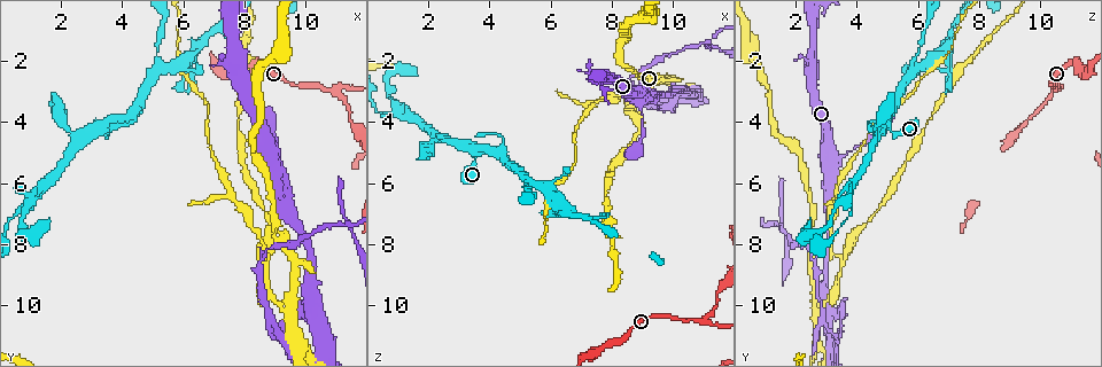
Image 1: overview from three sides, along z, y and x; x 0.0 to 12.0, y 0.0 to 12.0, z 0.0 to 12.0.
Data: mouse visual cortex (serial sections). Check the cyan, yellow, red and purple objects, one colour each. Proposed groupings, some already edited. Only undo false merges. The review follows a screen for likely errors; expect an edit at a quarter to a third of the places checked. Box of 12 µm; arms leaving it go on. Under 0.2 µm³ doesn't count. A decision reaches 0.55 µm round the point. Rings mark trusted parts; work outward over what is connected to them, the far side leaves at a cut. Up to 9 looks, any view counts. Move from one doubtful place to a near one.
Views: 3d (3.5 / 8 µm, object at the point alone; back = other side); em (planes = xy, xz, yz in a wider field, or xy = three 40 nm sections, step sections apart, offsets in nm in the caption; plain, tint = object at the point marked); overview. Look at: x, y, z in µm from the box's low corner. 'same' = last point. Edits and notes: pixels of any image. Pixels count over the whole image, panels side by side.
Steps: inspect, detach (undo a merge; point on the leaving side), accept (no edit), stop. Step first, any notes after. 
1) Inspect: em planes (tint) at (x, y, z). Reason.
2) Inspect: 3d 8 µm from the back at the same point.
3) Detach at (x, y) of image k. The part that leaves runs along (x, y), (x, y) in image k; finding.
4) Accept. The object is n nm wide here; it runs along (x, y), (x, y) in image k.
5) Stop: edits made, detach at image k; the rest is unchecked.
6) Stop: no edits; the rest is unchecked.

Inspect: 3d 3.5 µm from the back at (10.8, 2.9, 10.5). Two arms in line, one across.

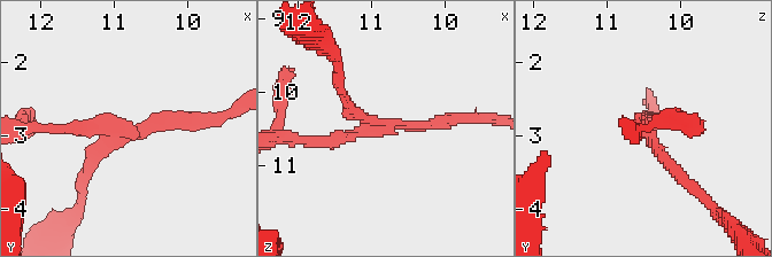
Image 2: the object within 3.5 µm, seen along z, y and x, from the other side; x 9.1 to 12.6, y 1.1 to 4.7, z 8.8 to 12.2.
Inspect: em xy step 1 (tint) at (10.90, 2.95, 10.45). 3 arms meet here; the arms are 150, 150, 200 nm wide; need the tissue.

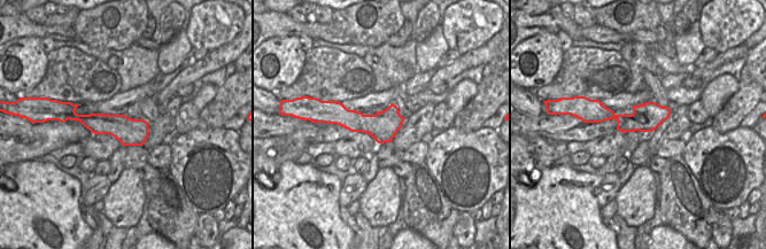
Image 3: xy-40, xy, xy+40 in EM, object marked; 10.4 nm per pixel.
Detach at (72, 125) of image 2. The part that leaves runs along (120, 125), (41, 125) in image 2; two cells meet here.

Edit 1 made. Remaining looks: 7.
Inspect: overview. See it whole again.

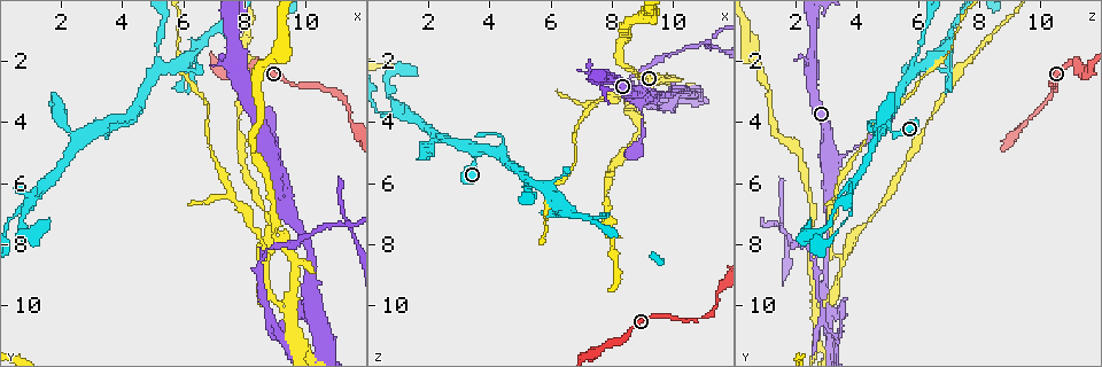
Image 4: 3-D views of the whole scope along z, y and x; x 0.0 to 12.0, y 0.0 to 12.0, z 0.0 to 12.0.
Inspect: 3d 3.5 µm from the back at (8.7, 4.9, 3.1).

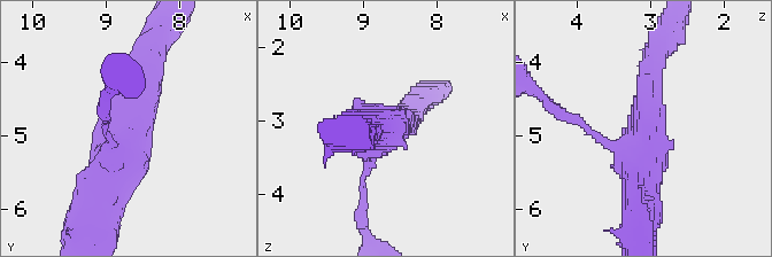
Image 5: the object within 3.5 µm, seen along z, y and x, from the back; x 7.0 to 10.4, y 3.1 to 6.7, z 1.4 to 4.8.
Inspect: em xy step 1 (tint) at (8.70, 5.00, 3.05).

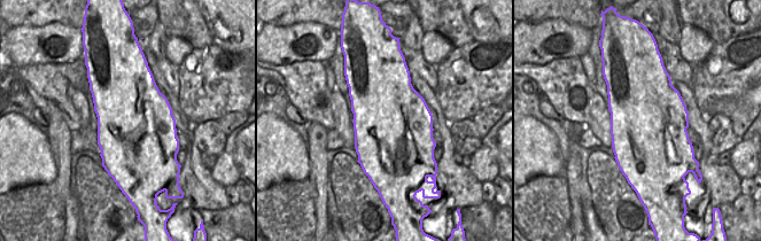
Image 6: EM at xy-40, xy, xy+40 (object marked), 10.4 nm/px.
Accept. The object is 850 nm wide here; it runs along (138, 80), (106, 228) in image 5; one cell here.

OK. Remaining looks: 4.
Inspect: 3d 3.5 µm at (1.0, 6.6, 3.6). Thin neck.

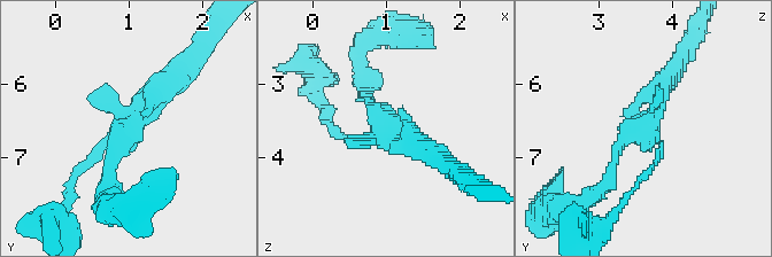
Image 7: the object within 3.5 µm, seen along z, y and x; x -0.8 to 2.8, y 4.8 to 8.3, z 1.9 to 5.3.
Inspect: em xy step 5 (plain) at (1.00, 6.60, 3.60).

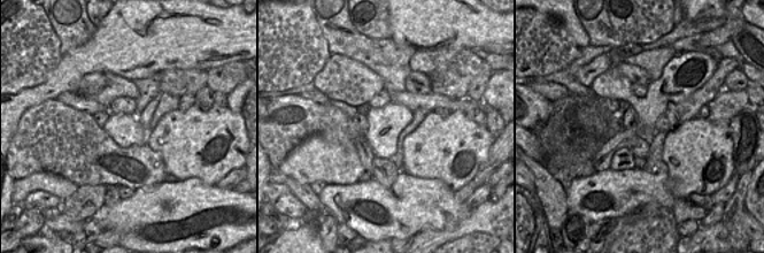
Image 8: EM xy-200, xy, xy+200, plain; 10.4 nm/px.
Inspect: em xy step 5 (tint) at the same point. With the object marked.

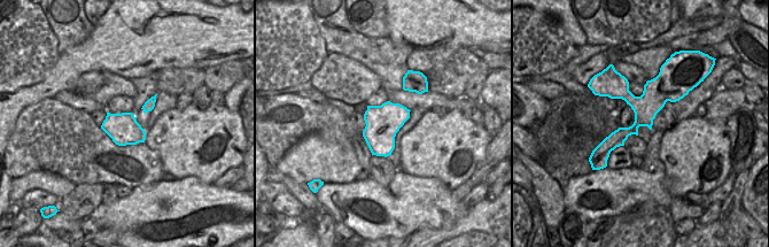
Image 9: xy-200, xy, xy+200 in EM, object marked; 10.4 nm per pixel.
Accept. It runs along (623, 83), (638, 122), (605, 154) in image 9; continuous, no second cell.

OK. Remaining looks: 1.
Stop: edits made, detach at image 2; the rest is unchecked.

